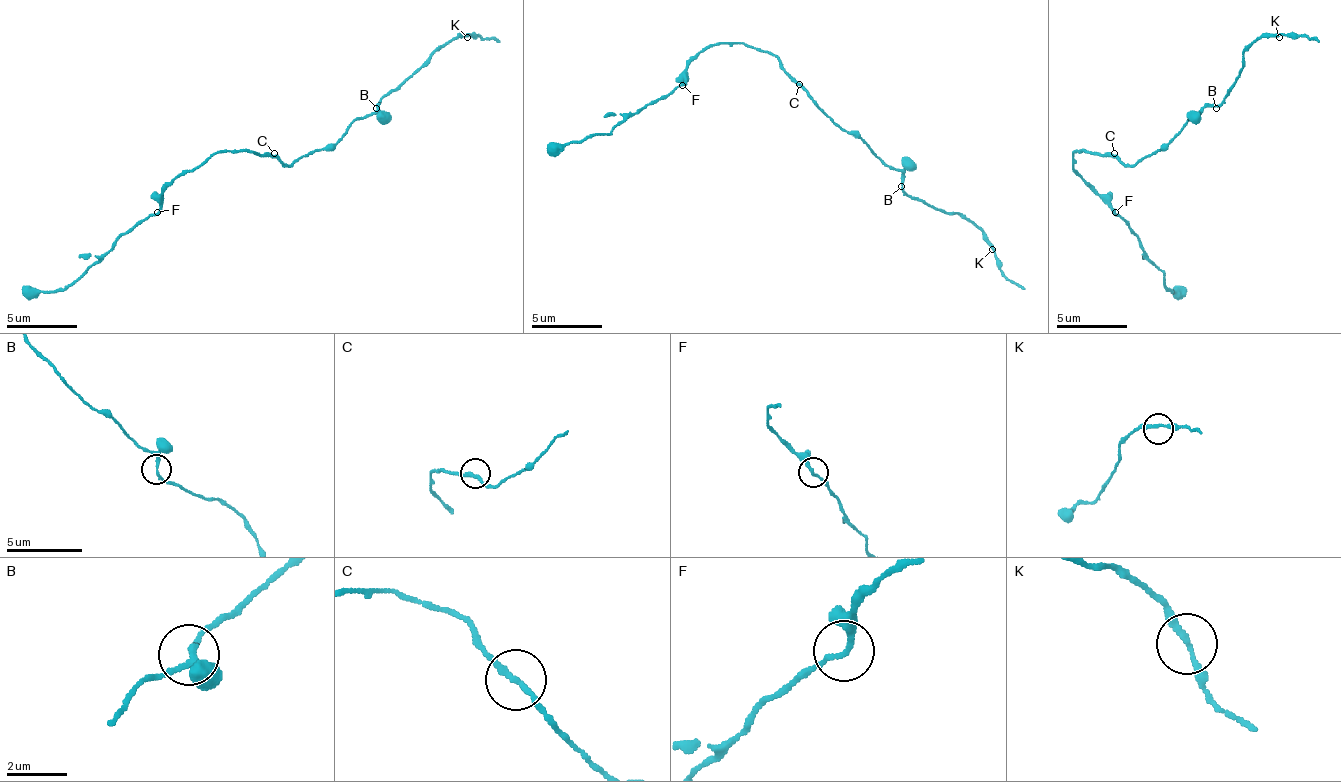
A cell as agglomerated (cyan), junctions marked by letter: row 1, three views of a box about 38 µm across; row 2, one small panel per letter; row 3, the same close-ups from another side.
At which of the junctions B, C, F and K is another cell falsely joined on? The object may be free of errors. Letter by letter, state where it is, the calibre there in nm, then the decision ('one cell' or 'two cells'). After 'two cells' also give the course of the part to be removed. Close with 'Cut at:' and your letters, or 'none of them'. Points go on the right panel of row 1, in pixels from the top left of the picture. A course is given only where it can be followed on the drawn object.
B: place (1216, 108); calibre 190 nm; one cell
C: place (1114, 153); calibre 200 nm; one cell
F: place (1115, 212); calibre 190 nm; one cell
K: place (1279, 37); calibre 200 nm; one cell
Cut at: none of them

